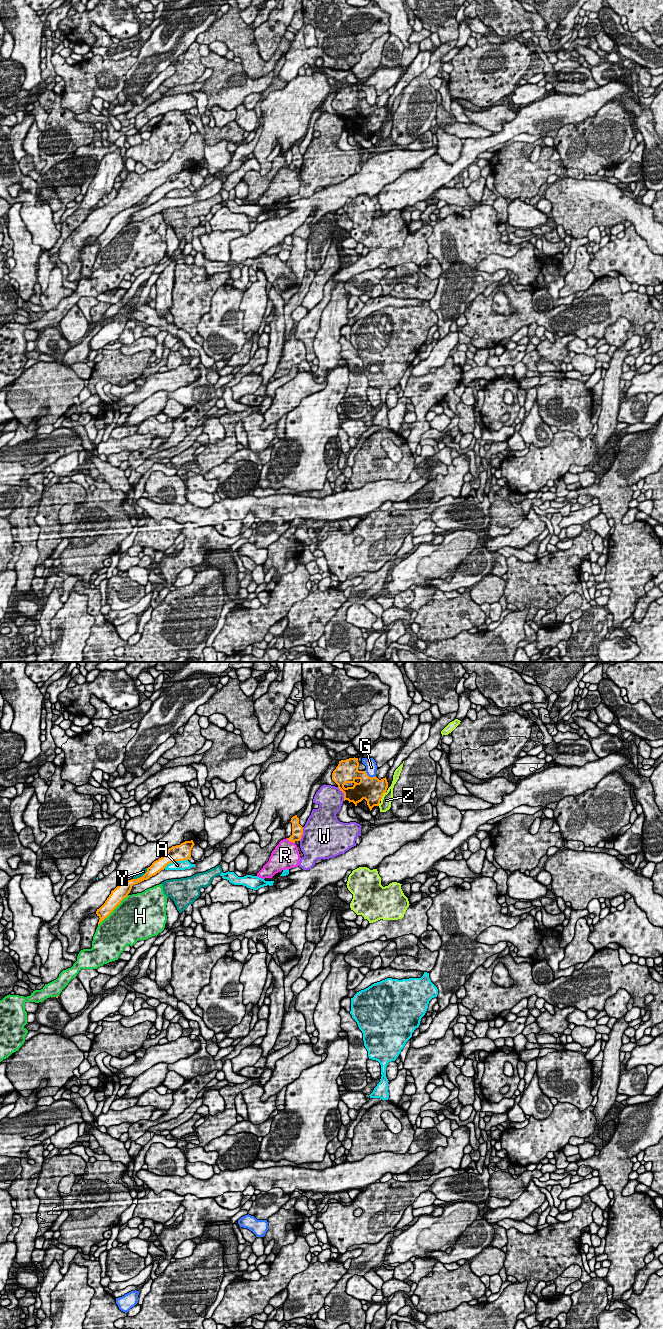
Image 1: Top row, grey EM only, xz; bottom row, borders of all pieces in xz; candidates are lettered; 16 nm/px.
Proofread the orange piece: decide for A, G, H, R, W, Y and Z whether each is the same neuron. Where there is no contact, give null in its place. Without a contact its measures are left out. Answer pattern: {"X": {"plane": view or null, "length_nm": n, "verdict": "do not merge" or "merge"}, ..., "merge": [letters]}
{"A": {"plane": "xz", "length_nm": 420, "verdict": "do not merge"}, "G": {"plane": "xz", "length_nm": 200, "verdict": "do not merge"}, "H": {"plane": "xz", "length_nm": 700, "verdict": "do not merge"}, "R": {"plane": "xz", "length_nm": 170, "verdict": "do not merge"}, "W": {"plane": "xz", "length_nm": 260, "verdict": "do not merge"}, "Y": {"plane": "xz", "length_nm": 300, "verdict": "do not merge"}, "Z": {"plane": "xz", "length_nm": 180, "verdict": "do not merge"}, "merge": []}

